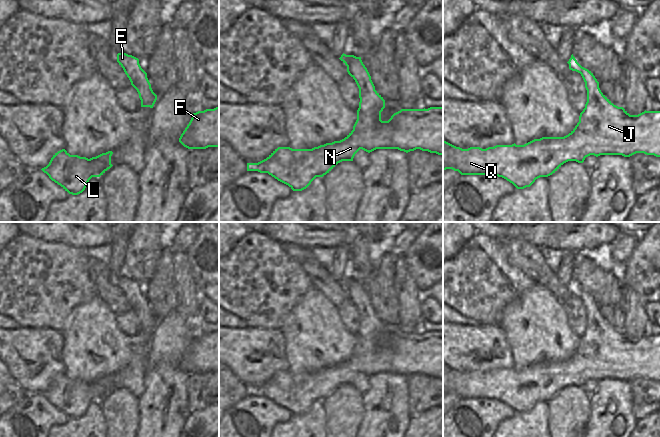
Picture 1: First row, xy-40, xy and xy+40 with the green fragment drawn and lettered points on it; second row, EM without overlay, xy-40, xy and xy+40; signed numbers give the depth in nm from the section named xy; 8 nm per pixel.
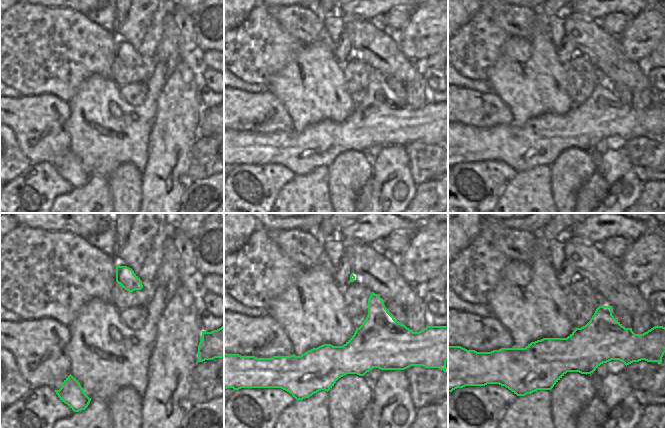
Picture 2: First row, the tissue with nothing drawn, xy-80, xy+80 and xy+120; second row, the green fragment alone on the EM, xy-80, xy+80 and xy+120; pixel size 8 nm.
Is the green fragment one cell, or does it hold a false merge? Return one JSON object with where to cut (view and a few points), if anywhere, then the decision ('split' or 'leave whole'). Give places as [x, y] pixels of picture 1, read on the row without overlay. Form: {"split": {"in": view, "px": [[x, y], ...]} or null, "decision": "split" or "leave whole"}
{"split": null, "decision": "leave whole"}

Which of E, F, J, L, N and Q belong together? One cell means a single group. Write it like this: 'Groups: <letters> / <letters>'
Groups: E F J L N Q.

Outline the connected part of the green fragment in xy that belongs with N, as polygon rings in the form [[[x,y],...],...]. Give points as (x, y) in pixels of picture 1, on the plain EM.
[[[342,278],[339,282],[346,290],[348,298],[359,312],[359,332],[353,354],[342,364],[326,367],[312,373],[292,373],[278,371],[266,383],[258,387],[247,387],[247,395],[268,397],[278,405],[288,409],[293,415],[306,413],[316,401],[323,401],[342,385],[353,385],[360,374],[368,377],[376,373],[398,373],[406,377],[420,373],[443,379],[443,331],[428,333],[401,333],[388,345],[381,344],[385,324],[375,314],[371,300],[361,281]]]

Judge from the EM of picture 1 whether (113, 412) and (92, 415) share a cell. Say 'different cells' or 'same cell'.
different cells

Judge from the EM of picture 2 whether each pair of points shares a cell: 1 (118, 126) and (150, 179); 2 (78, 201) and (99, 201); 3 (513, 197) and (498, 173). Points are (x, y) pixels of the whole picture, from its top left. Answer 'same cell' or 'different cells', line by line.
1: different cells
2: same cell
3: different cells

